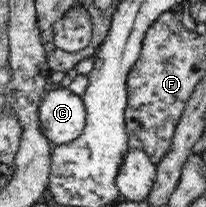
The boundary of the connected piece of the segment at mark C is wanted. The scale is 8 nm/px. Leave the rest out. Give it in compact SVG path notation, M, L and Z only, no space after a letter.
M62 86L51 87L40 104L42 131L53 145L69 143L82 134L86 122L83 98Z

